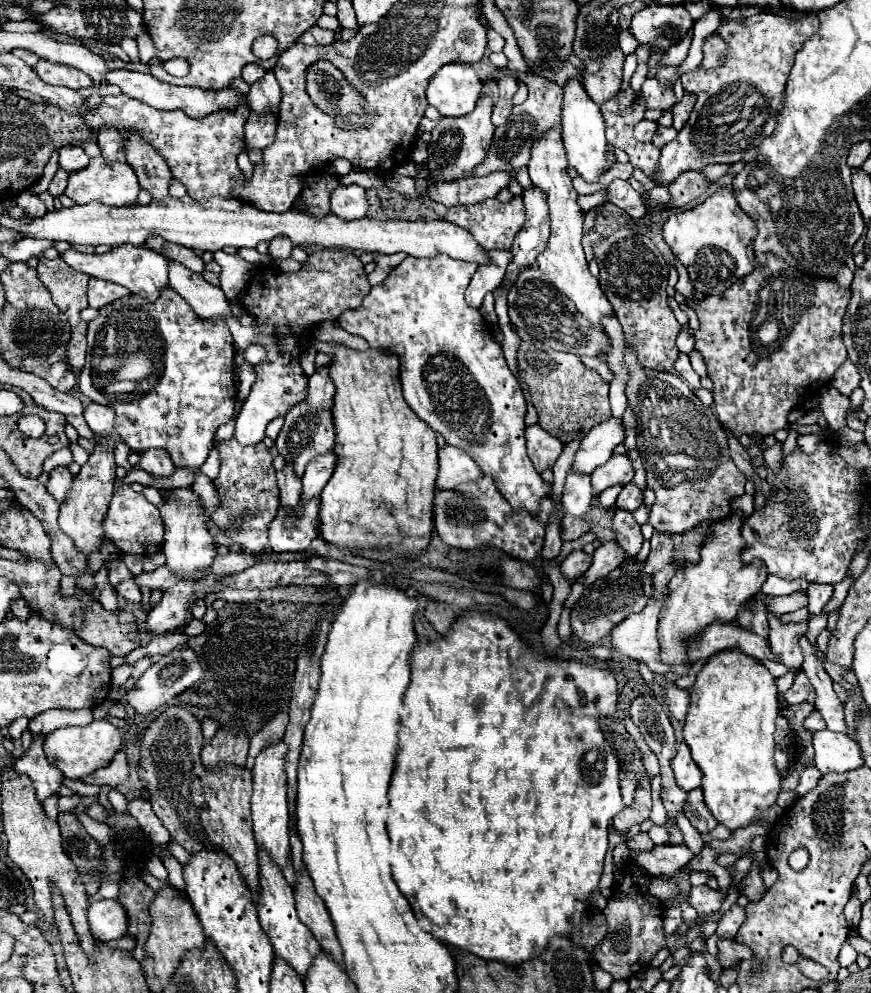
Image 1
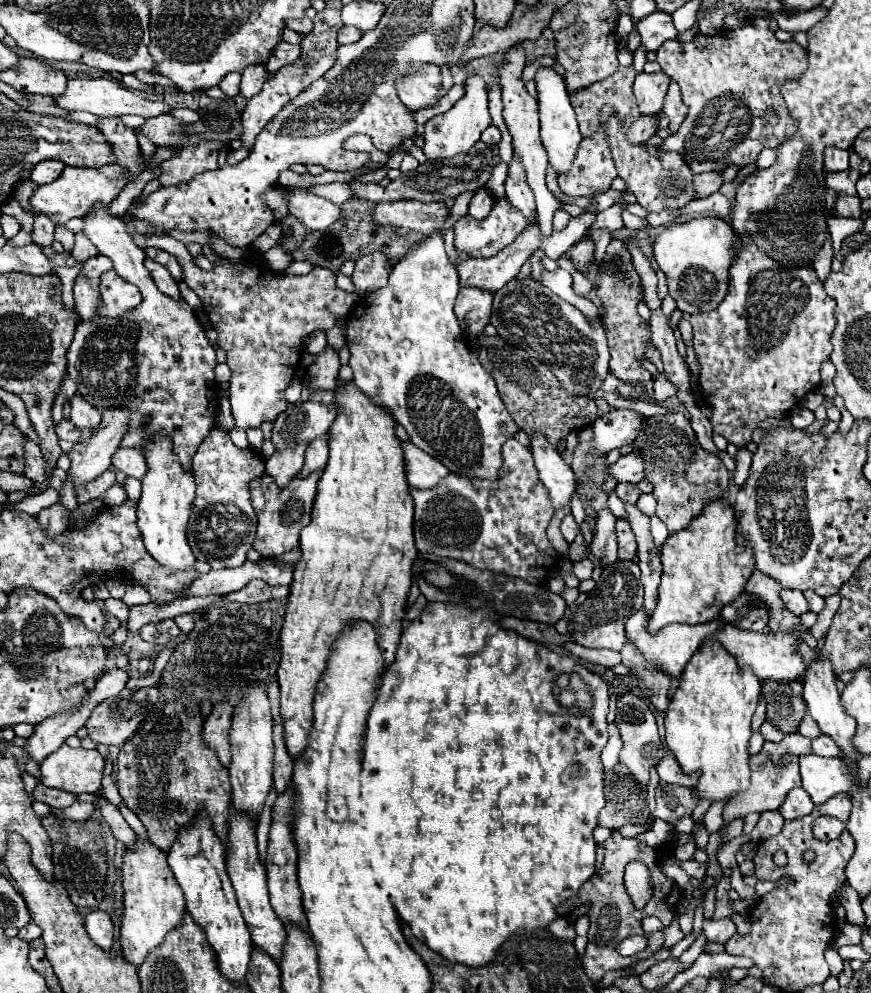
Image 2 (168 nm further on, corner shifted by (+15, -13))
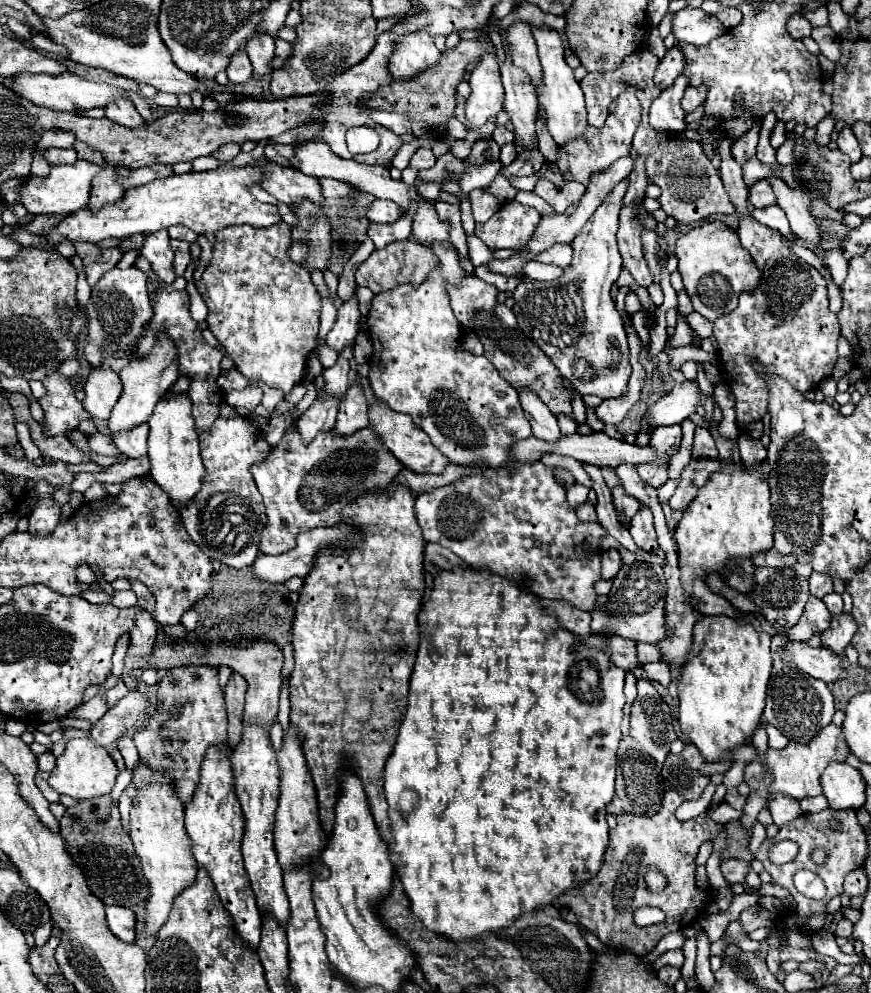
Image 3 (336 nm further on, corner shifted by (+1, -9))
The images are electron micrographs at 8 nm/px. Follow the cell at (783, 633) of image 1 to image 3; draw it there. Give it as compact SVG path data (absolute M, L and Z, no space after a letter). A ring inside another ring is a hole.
M766 551L766 553L758 553L758 557L752 557L754 565L760 567L760 565L766 565L766 567L782 567L782 565L790 565L794 561L790 559L796 559L796 557L790 557L790 555L780 555L778 551Z

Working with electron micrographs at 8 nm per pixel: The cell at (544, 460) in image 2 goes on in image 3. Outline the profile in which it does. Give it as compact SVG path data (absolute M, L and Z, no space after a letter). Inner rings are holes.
M520 389L518 395L520 395L522 411L524 415L528 415L528 421L532 425L532 435L548 443L556 443L560 439L560 429L550 409L546 409L540 397L534 397L534 393L530 393L528 389Z

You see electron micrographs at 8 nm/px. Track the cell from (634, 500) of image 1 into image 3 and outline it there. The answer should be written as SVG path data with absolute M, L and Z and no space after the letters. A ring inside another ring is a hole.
M654 463L638 465L638 473L642 481L646 481L652 487L662 487L668 481L668 465L654 465Z

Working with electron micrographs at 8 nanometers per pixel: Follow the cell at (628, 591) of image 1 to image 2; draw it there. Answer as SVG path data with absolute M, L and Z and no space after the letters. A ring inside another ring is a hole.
M616 561L614 565L602 569L596 587L588 593L580 593L578 599L566 607L564 617L554 625L560 635L572 637L582 647L604 647L620 651L626 643L624 625L632 611L642 607L644 587L640 581L640 569L634 561Z

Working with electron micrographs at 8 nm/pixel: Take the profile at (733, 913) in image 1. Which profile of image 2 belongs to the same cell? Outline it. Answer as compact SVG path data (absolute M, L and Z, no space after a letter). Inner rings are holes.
M720 919L720 921L704 921L704 935L708 941L716 943L726 943L732 935L736 933L736 925L730 919Z

